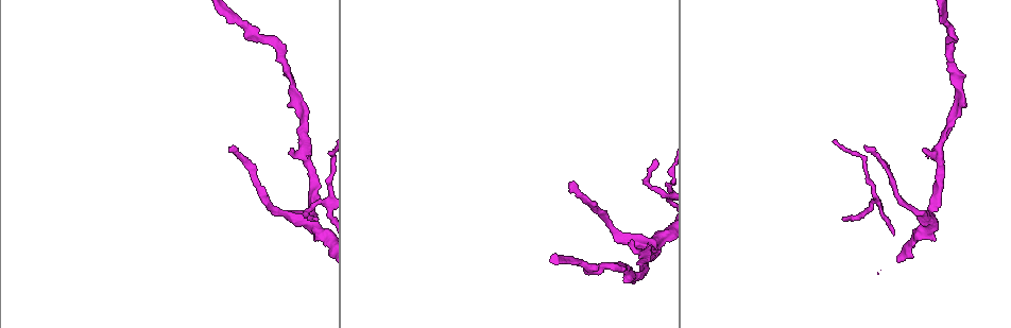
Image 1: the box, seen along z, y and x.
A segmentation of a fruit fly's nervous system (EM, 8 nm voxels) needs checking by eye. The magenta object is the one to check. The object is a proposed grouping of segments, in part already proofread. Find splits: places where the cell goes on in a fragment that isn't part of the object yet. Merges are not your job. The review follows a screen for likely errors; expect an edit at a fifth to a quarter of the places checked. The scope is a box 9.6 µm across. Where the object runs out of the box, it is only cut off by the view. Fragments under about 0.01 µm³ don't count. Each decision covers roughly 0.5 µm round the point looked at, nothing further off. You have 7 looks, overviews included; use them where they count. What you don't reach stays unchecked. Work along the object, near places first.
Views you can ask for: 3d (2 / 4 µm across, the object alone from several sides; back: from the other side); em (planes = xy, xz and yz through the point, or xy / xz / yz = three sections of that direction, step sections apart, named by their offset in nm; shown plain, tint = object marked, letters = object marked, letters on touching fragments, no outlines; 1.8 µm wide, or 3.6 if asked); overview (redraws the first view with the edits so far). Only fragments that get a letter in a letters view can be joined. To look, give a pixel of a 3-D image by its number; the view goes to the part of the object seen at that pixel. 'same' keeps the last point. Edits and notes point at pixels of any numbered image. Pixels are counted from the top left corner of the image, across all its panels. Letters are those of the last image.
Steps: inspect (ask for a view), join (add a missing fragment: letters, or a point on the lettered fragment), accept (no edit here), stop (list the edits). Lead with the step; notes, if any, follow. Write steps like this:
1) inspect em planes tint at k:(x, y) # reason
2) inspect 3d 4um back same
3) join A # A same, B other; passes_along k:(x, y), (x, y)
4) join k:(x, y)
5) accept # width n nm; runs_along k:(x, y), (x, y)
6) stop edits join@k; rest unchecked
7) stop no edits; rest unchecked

inspect 3d 4um at 1:(290, 149) # an open end

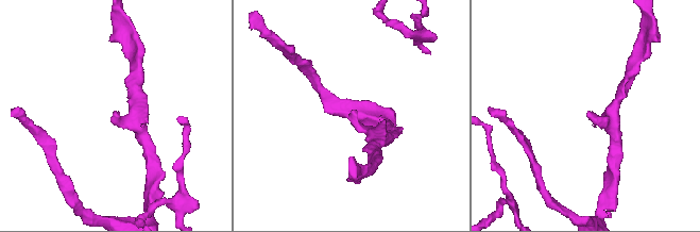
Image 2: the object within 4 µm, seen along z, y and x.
inspect em planes tint at 2:(355, 112) # now the EM

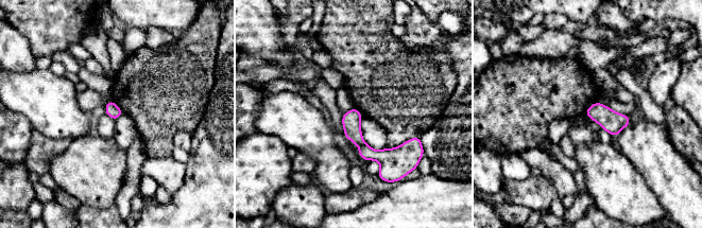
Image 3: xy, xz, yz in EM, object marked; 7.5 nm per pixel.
inspect em planes letters same

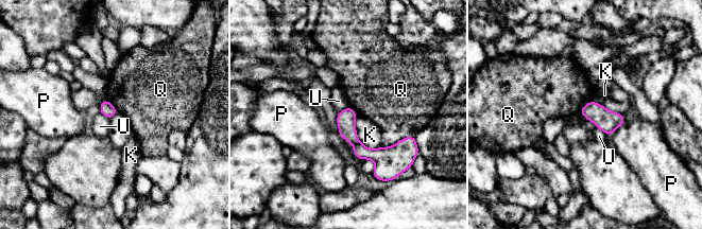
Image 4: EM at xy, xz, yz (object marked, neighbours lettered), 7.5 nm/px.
accept # K other, P other, Q other, U other; no lettered fragment goes on from it

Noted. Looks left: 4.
inspect 3d 2um back at 1:(317, 219) # an open end

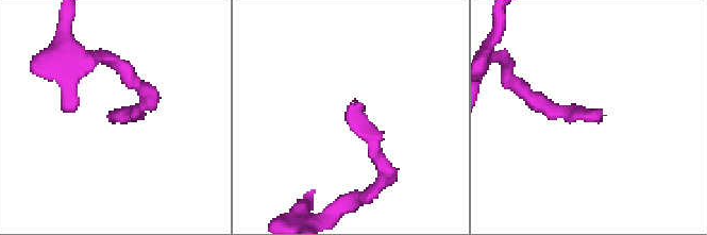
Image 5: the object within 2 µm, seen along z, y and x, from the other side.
inspect em 3.6um xz step 8 letters at 5:(599, 117) # now the EM

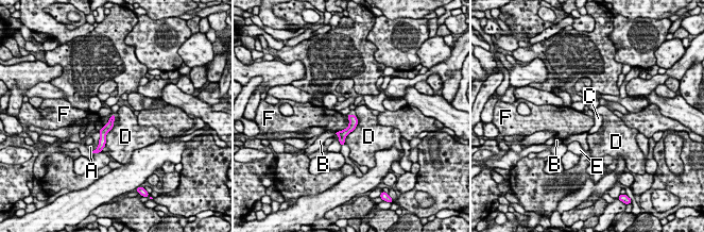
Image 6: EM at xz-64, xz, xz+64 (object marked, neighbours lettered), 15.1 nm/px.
accept # width 120 nm; A other, B other, C other, D other, E other, F other; border 6:(347, 115), (348, 125), (336, 133); none of them fits

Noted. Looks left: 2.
inspect 3d 2um at 1:(865, 148) # long arm stops here

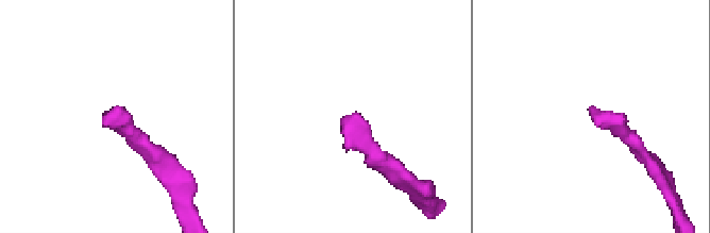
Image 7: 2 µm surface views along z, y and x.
inspect em planes letters at 7:(117, 111)

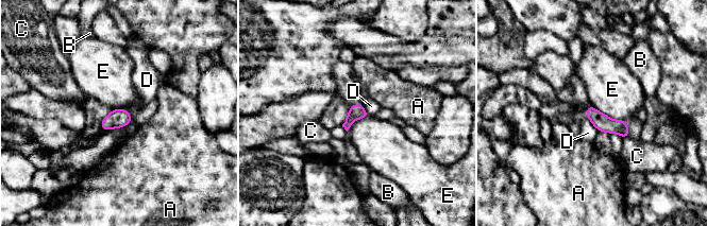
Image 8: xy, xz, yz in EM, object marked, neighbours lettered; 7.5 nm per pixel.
accept # longest_contact E 300 nm; A other, B other, C other, D other, E other; runs_along 8:(589, 109), (603, 123), (626, 133); no lettered fragment goes on from it

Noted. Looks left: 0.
stop no edits; rest unchecked

